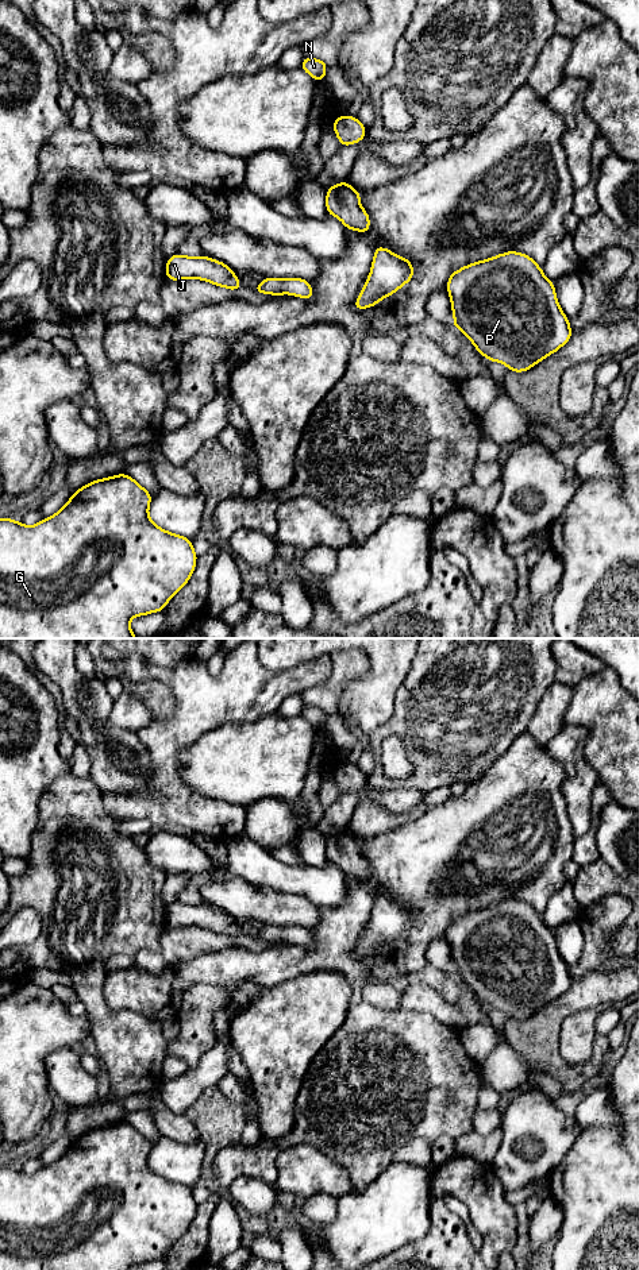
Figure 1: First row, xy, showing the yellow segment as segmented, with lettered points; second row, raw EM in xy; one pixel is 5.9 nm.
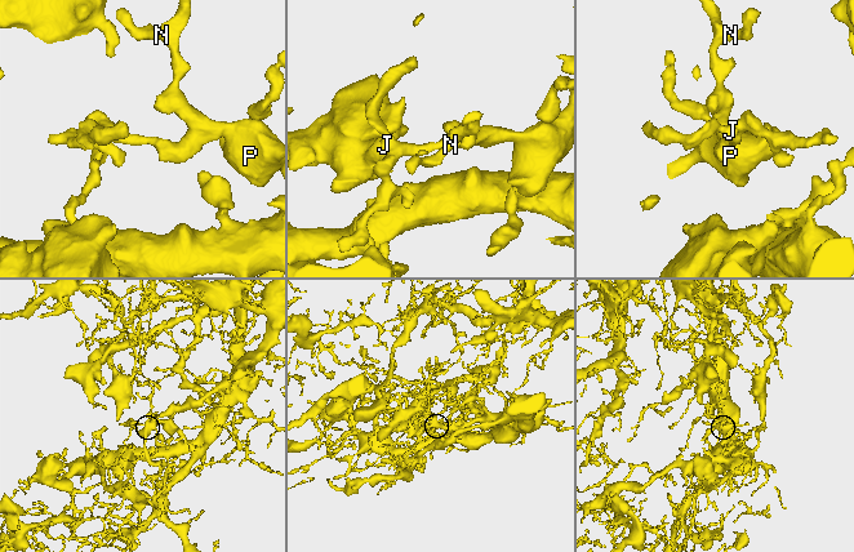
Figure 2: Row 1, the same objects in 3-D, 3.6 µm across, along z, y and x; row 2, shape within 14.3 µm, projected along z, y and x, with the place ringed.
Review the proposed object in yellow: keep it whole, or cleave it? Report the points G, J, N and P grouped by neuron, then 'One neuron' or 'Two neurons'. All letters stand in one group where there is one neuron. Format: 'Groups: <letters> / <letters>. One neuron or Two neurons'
Groups: G J N P. One neuron

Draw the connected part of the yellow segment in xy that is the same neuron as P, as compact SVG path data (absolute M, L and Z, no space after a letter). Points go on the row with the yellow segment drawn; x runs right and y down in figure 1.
M508 251L453 271L447 292L458 328L490 362L523 372L571 337L554 282L526 254Z

